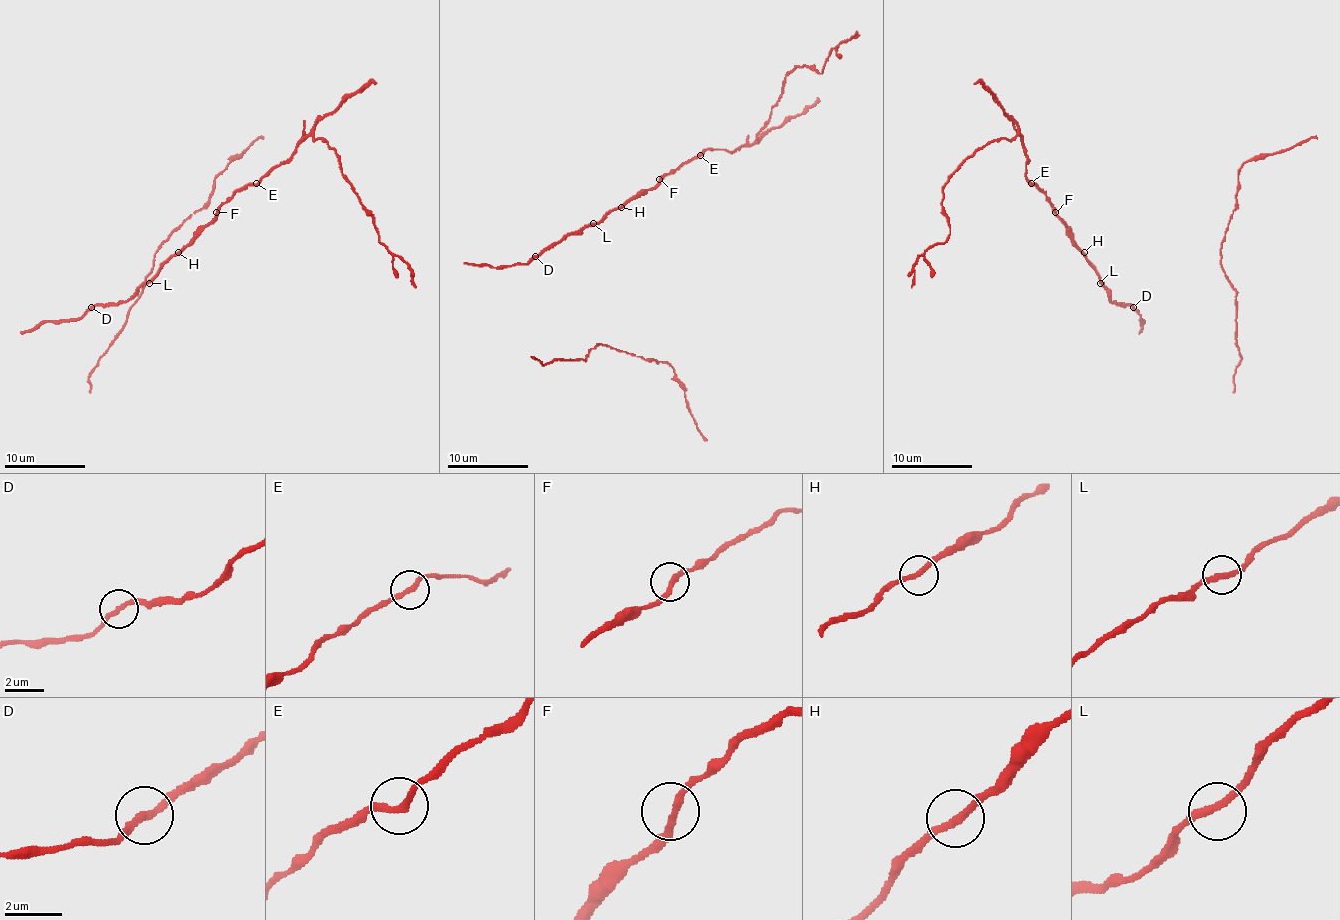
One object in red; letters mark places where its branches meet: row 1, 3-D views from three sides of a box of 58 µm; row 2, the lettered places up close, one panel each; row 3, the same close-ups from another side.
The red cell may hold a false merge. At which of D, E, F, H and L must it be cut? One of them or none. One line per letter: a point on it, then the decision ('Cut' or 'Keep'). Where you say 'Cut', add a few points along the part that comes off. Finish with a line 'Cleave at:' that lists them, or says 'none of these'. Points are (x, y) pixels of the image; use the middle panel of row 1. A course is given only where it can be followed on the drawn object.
D: Place: (535, 256). Keep
E: Place: (700, 155). Keep
F: Place: (659, 179). Keep
H: Place: (621, 207). Keep
L: Place: (593, 223). Keep
Cleave at: none of these

